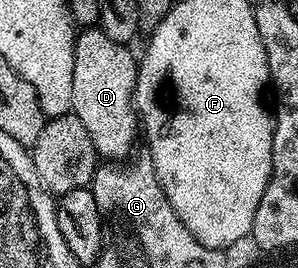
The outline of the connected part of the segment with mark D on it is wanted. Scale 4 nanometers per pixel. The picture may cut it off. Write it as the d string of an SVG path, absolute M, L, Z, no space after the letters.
M99 26L85 27L77 35L74 46L74 94L71 115L78 117L82 126L86 126L86 134L90 134L90 142L94 142L97 157L108 162L127 161L133 155L132 147L136 144L138 105L135 98L138 60L135 55L132 57L132 50L127 44L114 42L114 38L110 38Z

